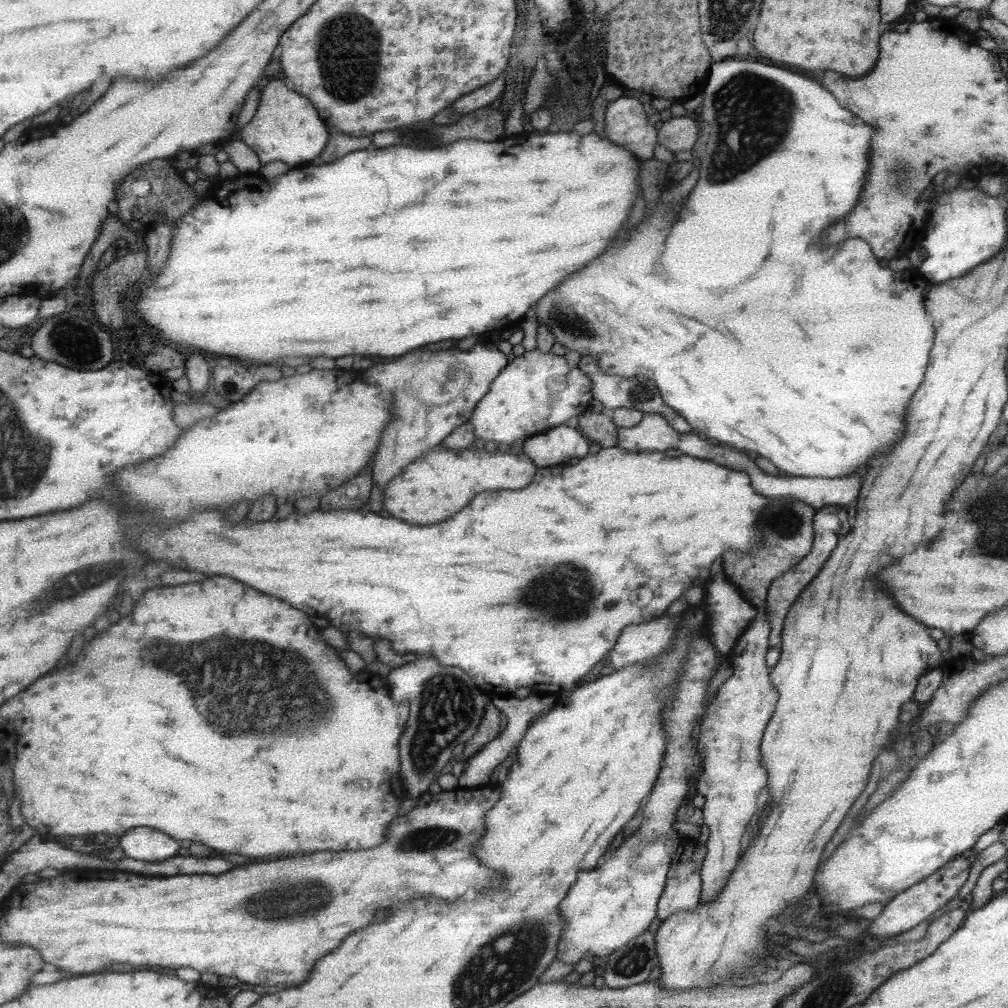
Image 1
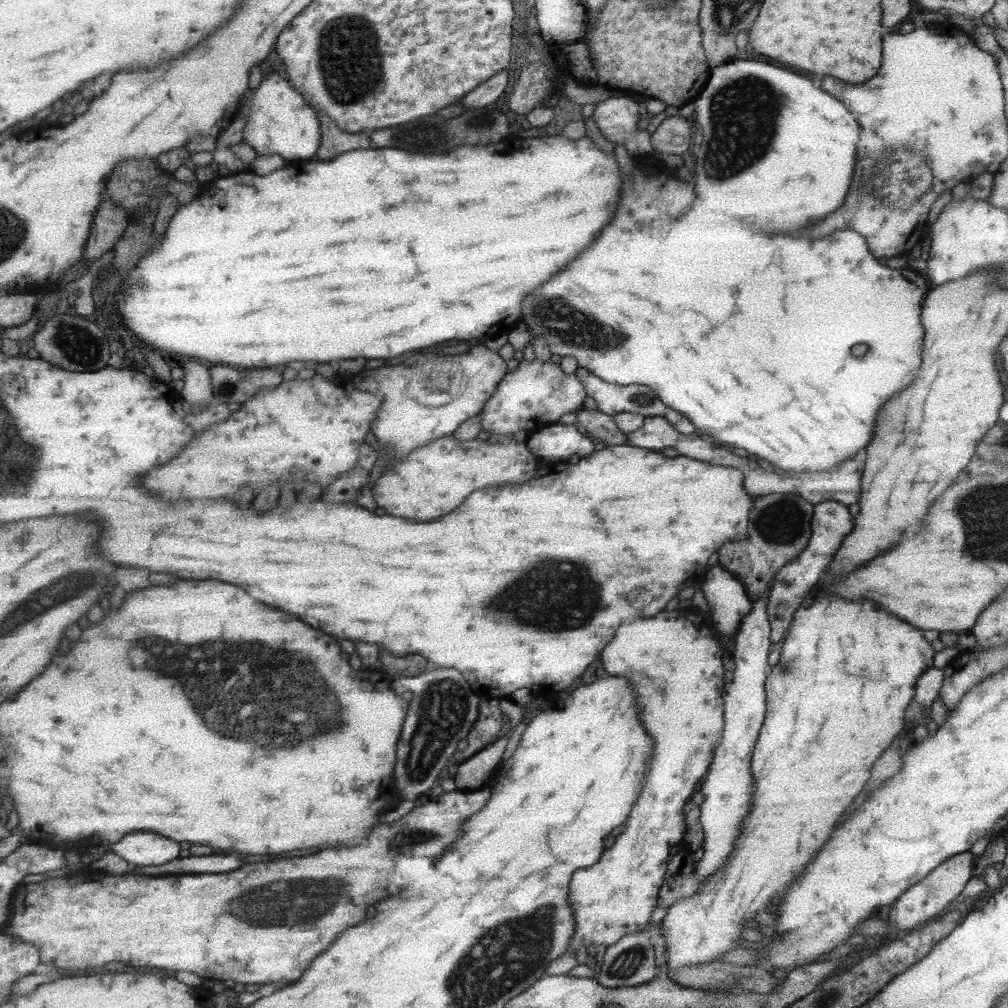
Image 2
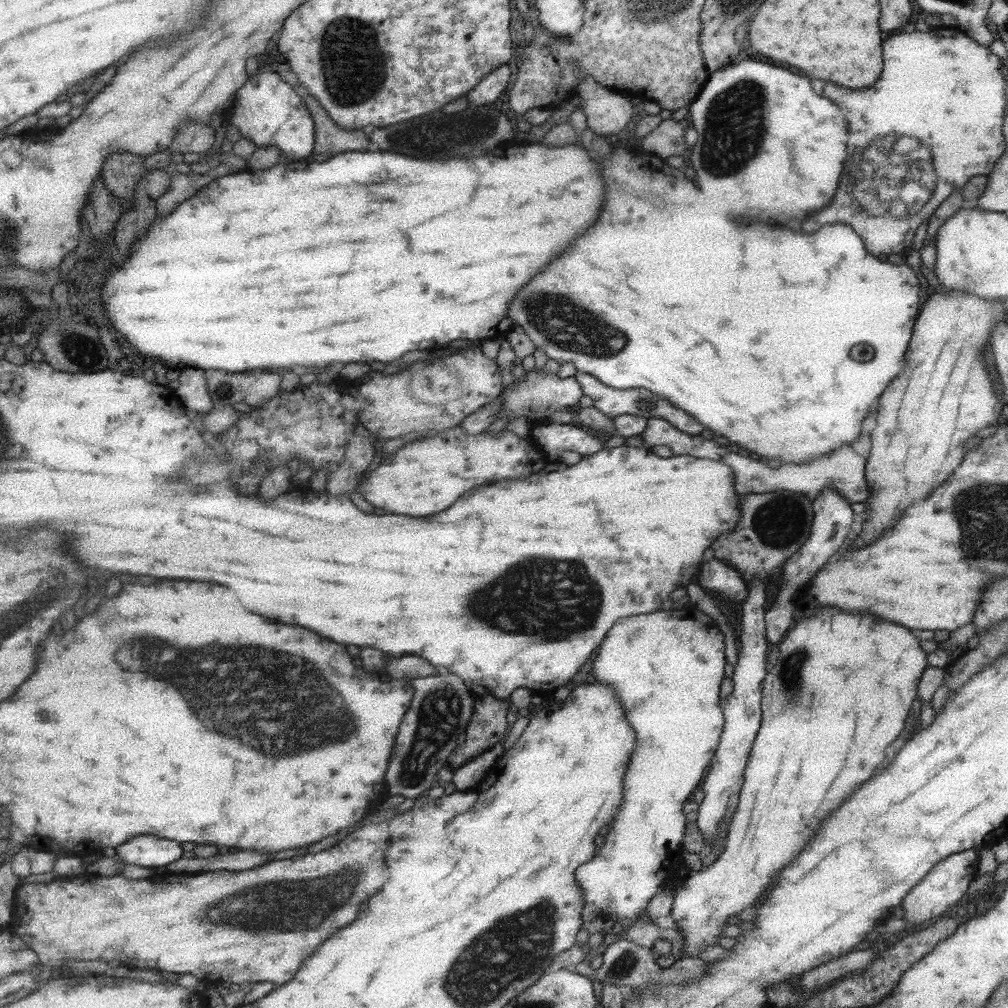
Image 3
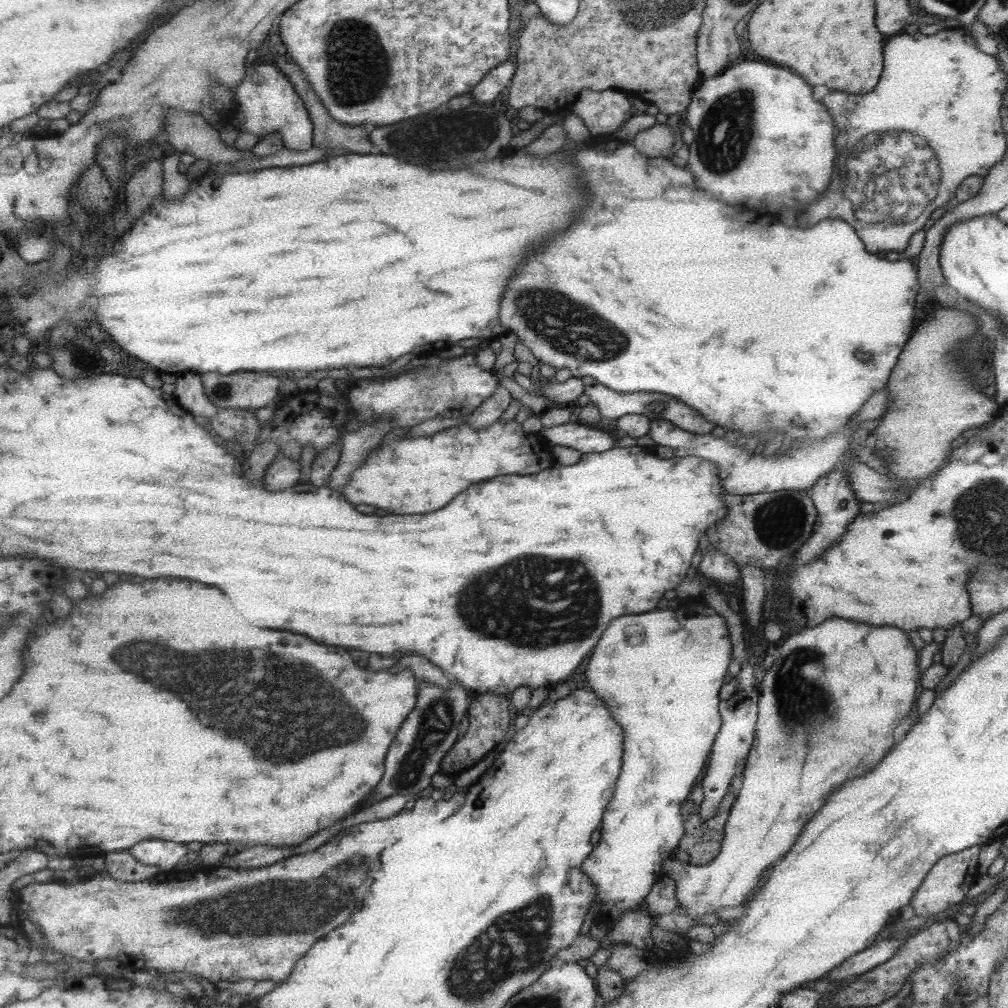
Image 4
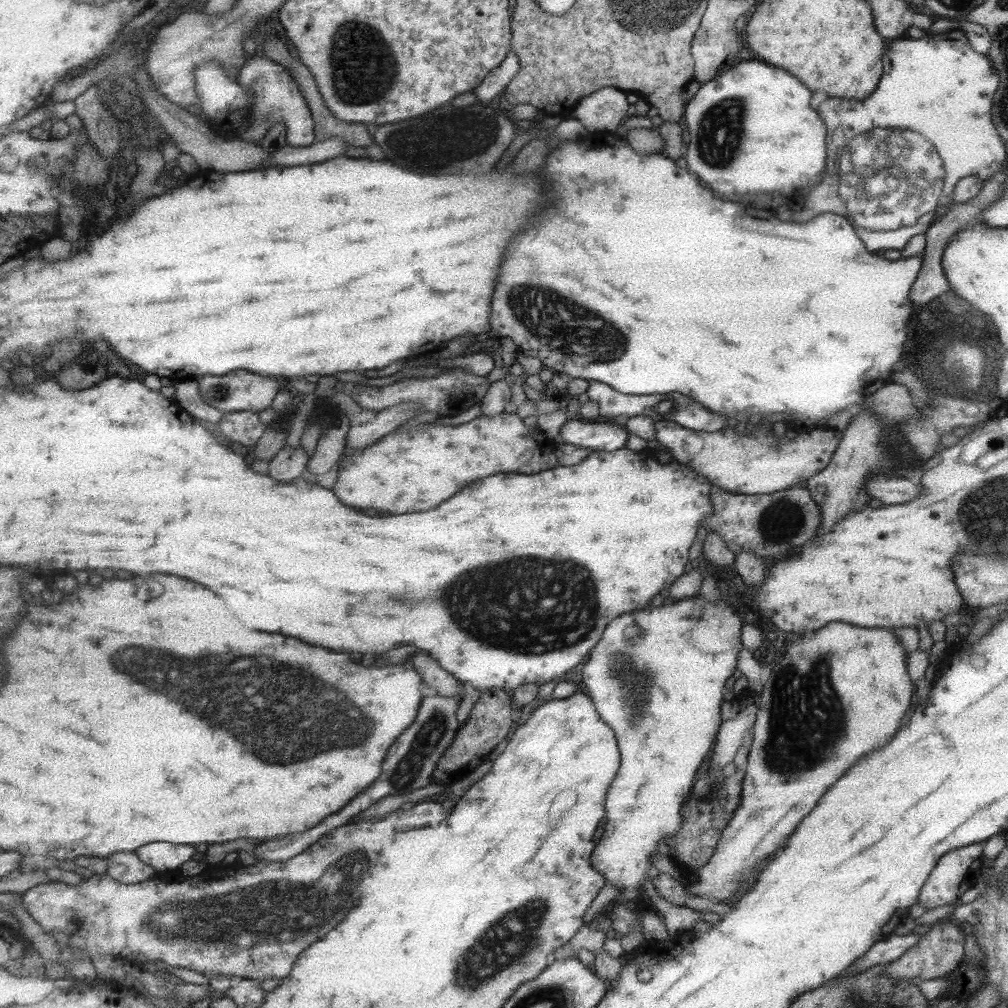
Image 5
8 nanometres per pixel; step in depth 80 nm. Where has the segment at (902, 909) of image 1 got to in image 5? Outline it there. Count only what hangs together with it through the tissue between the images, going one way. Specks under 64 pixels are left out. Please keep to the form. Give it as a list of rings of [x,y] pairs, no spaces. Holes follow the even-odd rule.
[[[978,843],[951,850],[949,853],[941,856],[938,863],[929,872],[924,885],[920,888],[920,894],[916,898],[916,902],[925,911],[931,910],[936,906],[945,906],[945,904],[951,904],[953,906],[958,904],[960,896],[966,890],[969,890],[981,876],[981,851],[982,845]]]

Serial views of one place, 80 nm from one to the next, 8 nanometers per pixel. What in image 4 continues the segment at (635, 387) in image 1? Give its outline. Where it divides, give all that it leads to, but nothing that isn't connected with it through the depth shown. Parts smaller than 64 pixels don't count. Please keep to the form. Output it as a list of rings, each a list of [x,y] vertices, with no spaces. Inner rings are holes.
[[[580,377],[580,379],[584,385],[584,394],[589,397],[591,404],[596,407],[601,417],[604,416],[605,418],[616,420],[616,418],[624,417],[626,414],[641,414],[647,420],[658,421],[659,419],[663,419],[685,432],[691,432],[697,435],[716,432],[714,424],[711,424],[696,410],[685,406],[683,402],[680,402],[680,399],[673,398],[672,395],[648,393],[645,391],[620,393],[616,390],[609,390],[608,387],[603,386],[594,378]]]

